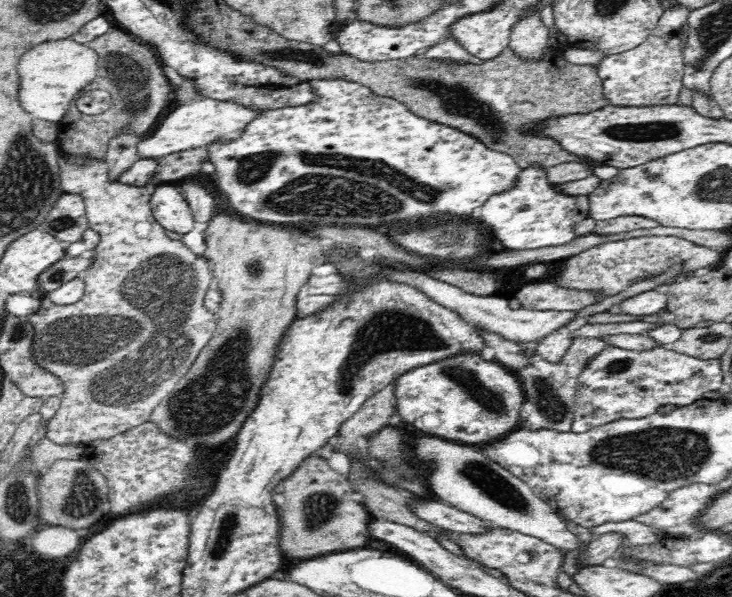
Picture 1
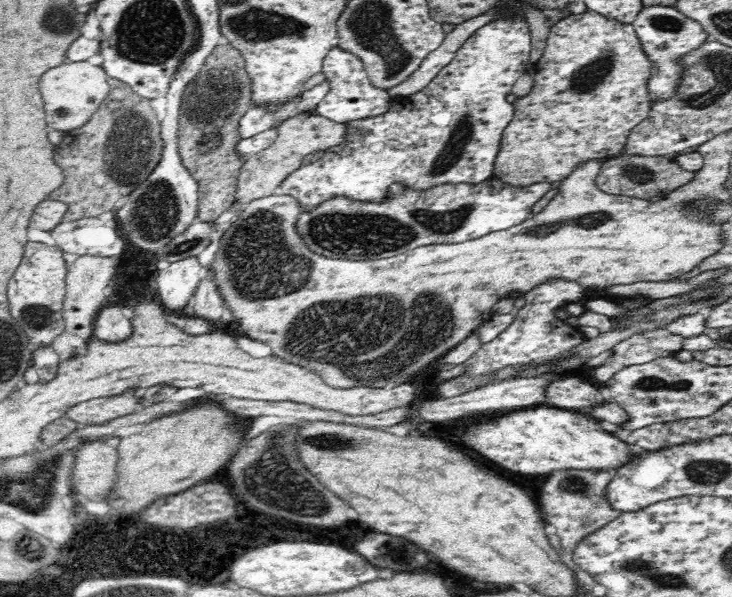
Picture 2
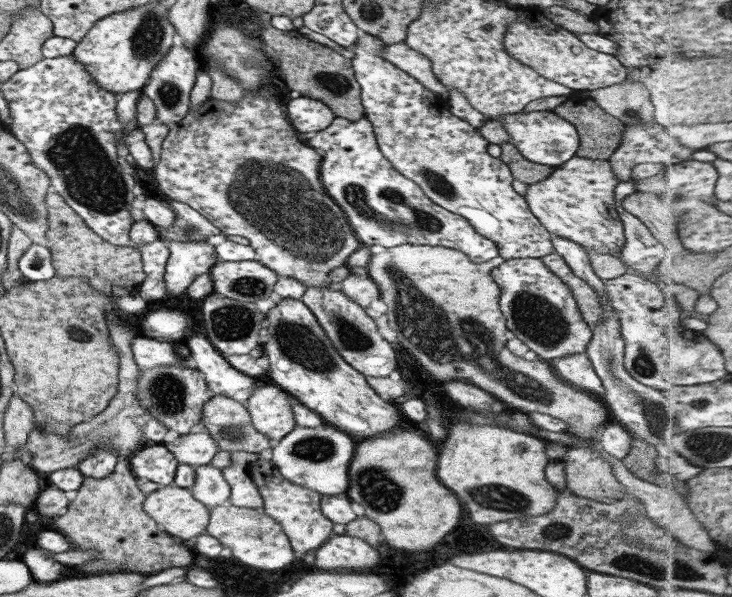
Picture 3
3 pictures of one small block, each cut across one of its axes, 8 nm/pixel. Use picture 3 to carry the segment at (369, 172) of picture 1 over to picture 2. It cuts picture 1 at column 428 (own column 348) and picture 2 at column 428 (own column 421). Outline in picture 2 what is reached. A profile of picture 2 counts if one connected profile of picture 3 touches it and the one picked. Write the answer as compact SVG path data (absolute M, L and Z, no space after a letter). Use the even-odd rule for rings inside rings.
M494 176L480 184L442 184L422 192L392 184L382 204L354 202L343 196L332 198L320 204L312 214L302 212L296 227L306 245L327 258L381 260L420 246L463 243L515 227L533 218L532 206L553 187L540 182L516 188Z

